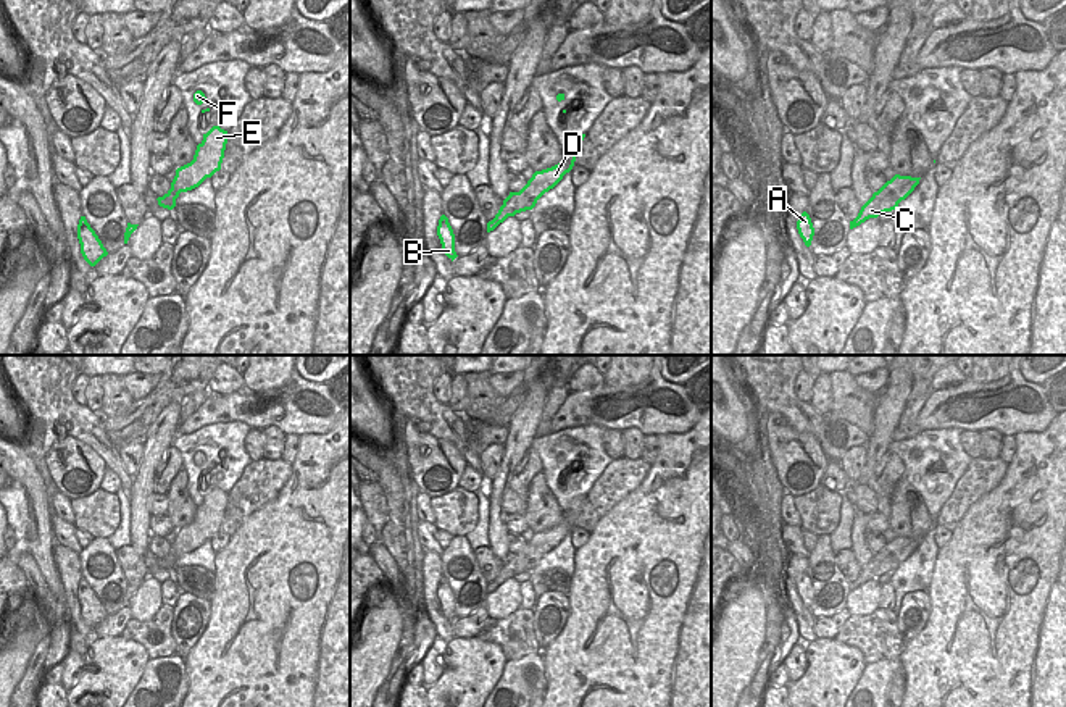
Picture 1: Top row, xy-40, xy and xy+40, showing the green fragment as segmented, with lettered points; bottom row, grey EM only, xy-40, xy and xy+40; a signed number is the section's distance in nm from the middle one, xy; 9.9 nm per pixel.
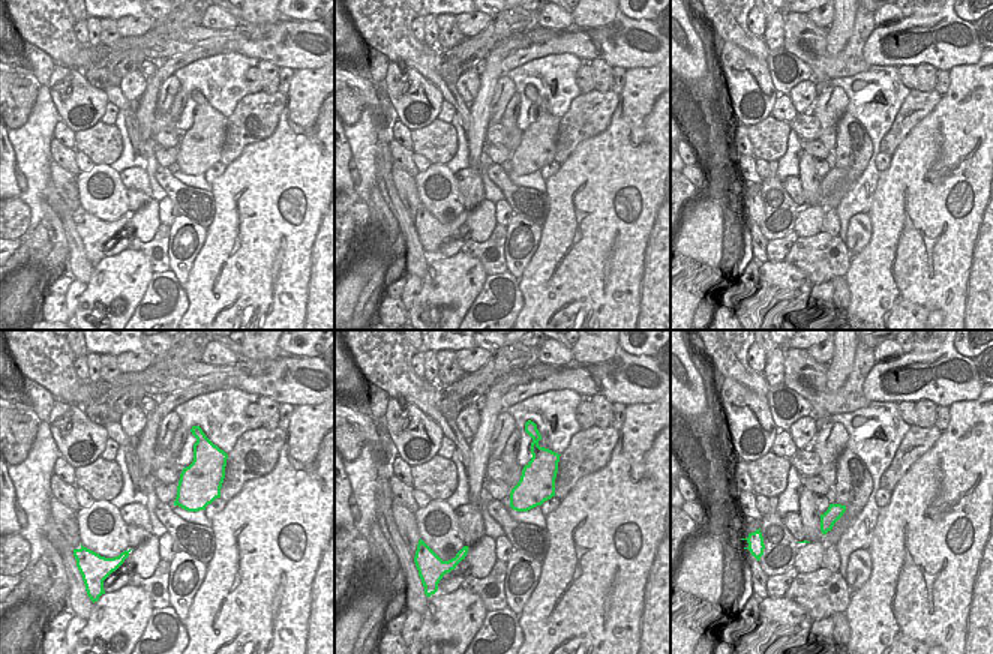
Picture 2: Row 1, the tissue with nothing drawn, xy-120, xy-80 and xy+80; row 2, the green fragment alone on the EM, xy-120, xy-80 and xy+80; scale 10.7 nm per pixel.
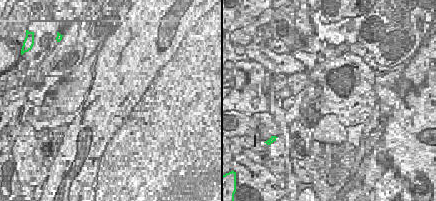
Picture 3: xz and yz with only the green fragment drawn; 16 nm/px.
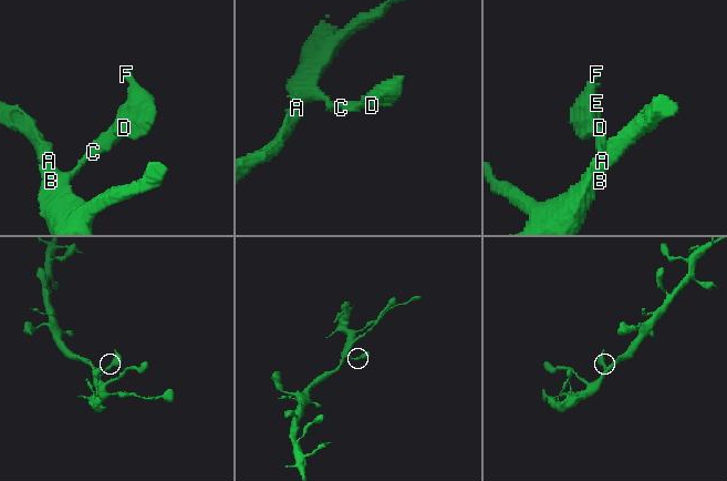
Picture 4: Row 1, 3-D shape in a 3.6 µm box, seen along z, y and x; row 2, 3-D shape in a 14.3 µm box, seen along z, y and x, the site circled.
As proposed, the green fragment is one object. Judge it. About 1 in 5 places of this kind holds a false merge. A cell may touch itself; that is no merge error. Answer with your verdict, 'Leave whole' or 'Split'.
Leave whole.

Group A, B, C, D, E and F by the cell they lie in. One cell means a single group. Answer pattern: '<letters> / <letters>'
A B C D E F

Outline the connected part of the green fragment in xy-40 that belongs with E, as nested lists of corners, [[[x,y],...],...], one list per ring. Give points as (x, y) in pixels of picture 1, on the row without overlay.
[[[213,487],[203,496],[203,502],[197,507],[194,521],[176,531],[171,550],[163,558],[156,560],[158,567],[173,571],[181,554],[198,549],[206,539],[219,533],[226,505],[227,492],[219,487]]]

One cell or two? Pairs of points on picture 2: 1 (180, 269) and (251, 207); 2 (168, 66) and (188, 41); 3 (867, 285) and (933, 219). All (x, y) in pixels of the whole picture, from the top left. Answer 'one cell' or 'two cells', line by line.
1: two cells
2: two cells
3: one cell

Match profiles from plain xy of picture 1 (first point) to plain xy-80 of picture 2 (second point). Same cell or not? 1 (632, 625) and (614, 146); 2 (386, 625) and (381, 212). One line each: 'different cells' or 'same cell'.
1: same cell
2: different cells

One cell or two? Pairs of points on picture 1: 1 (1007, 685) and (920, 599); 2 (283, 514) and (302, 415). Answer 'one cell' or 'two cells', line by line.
1: two cells
2: two cells

